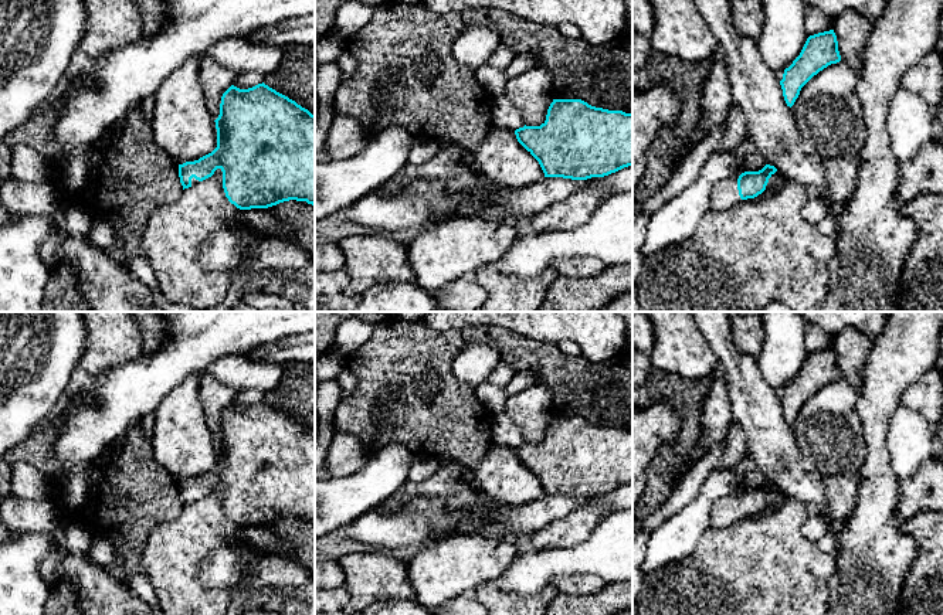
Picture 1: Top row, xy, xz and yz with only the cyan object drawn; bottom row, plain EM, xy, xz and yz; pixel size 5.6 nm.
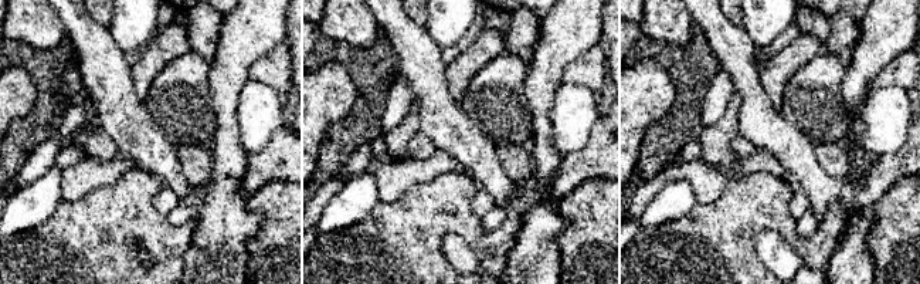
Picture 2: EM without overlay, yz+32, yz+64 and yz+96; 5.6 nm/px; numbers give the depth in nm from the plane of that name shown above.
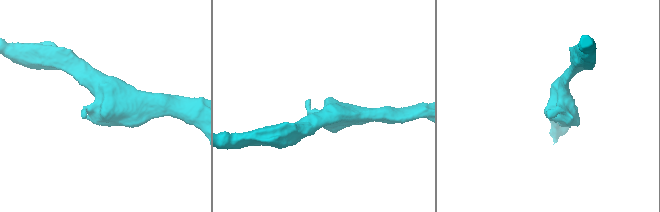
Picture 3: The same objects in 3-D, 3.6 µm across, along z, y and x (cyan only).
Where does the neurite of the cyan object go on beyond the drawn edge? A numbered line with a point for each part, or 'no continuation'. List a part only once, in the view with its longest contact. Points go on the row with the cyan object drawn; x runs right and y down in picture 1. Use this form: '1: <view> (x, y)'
1: yz (725, 194)

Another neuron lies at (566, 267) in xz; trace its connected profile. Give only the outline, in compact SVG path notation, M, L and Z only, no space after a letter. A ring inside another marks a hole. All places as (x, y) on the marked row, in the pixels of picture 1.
M562 258L553 266L566 278L593 278L606 269L597 258Z

